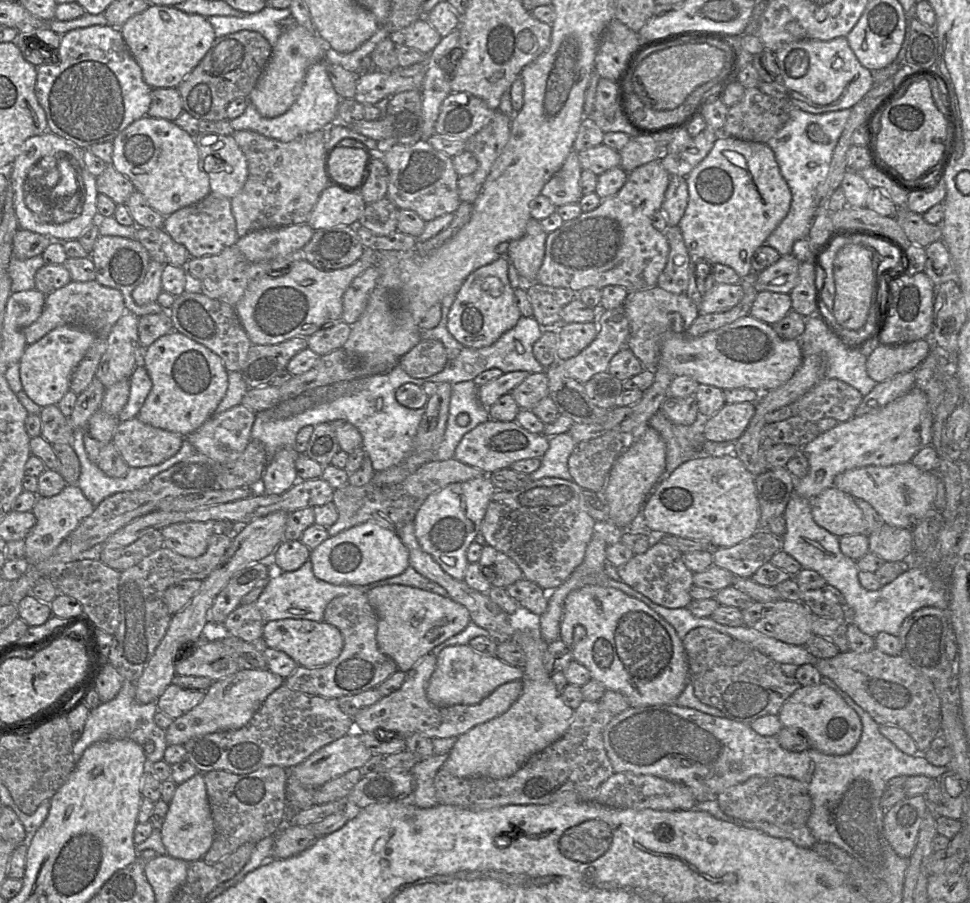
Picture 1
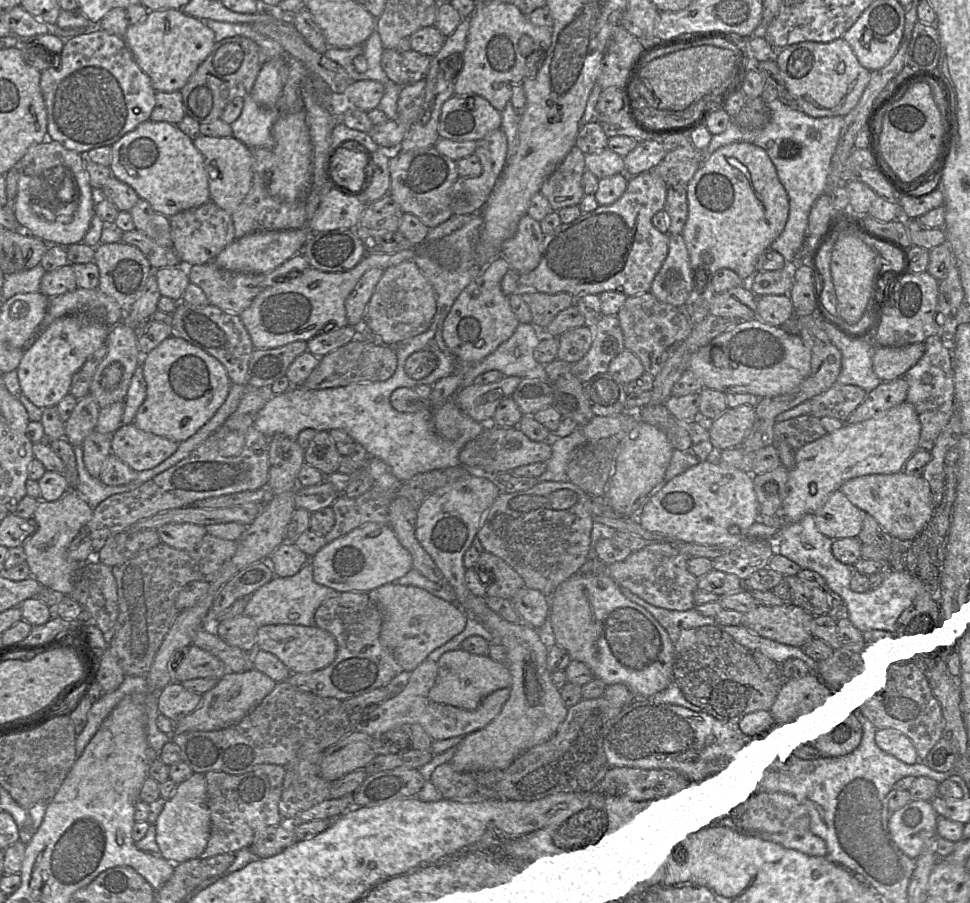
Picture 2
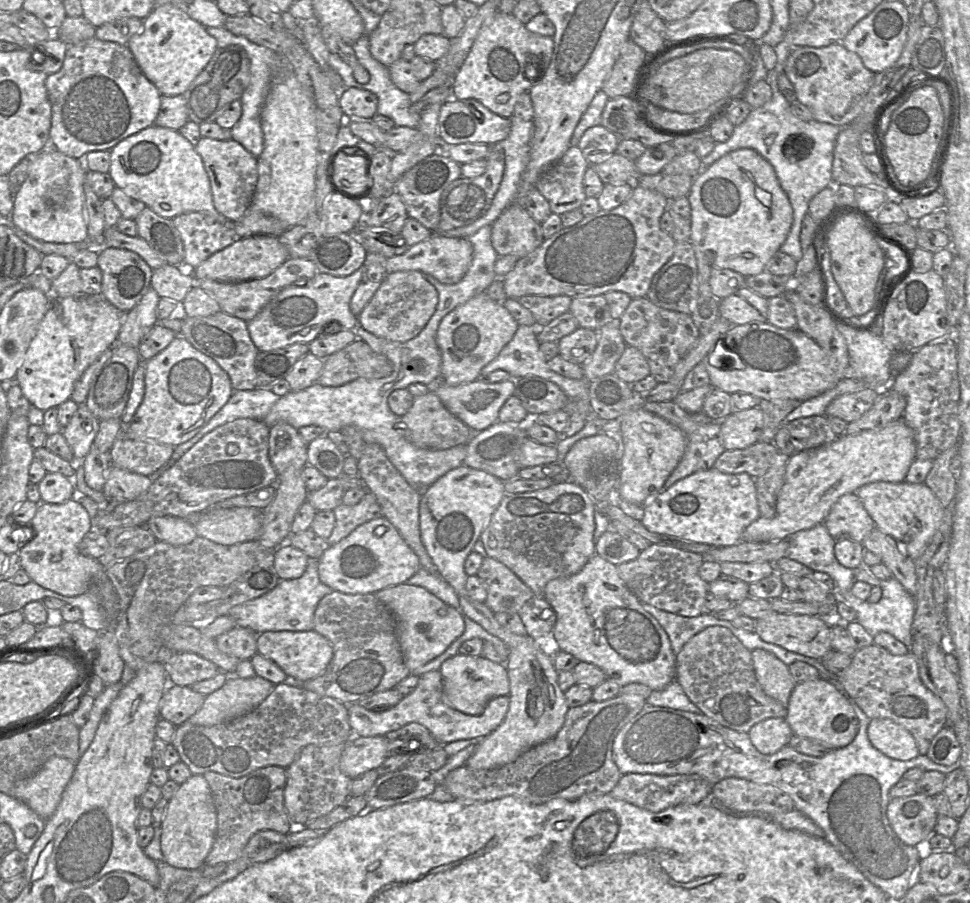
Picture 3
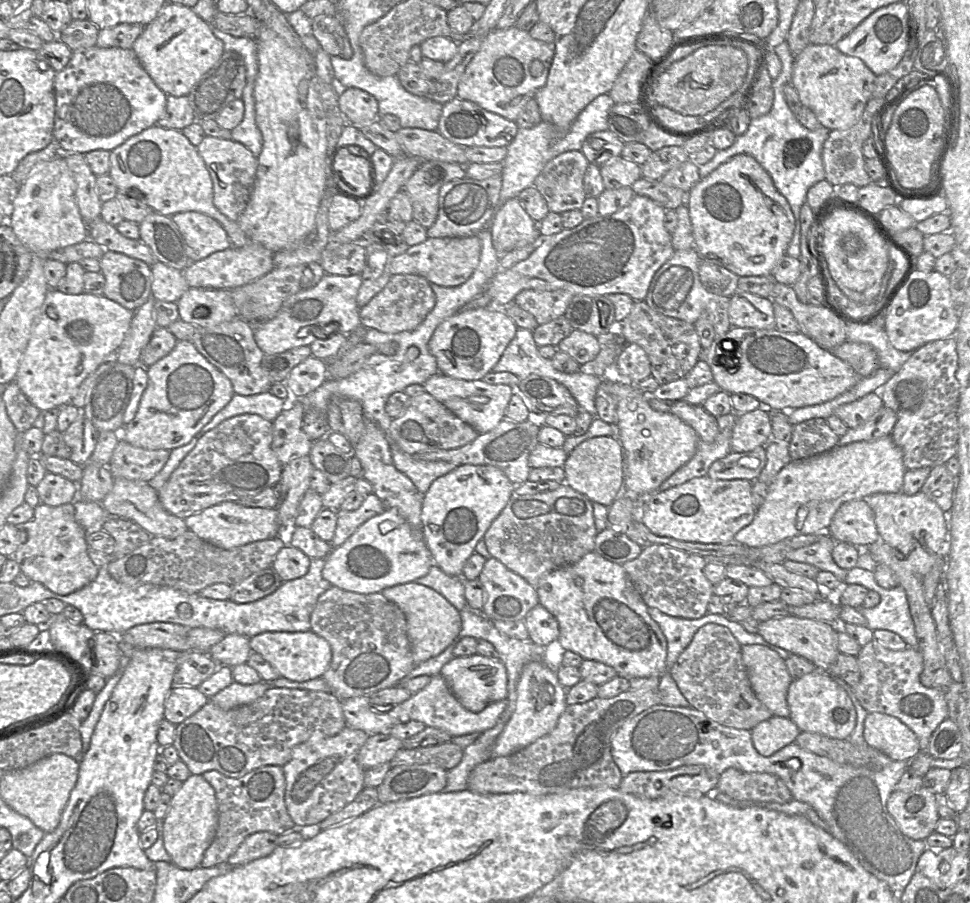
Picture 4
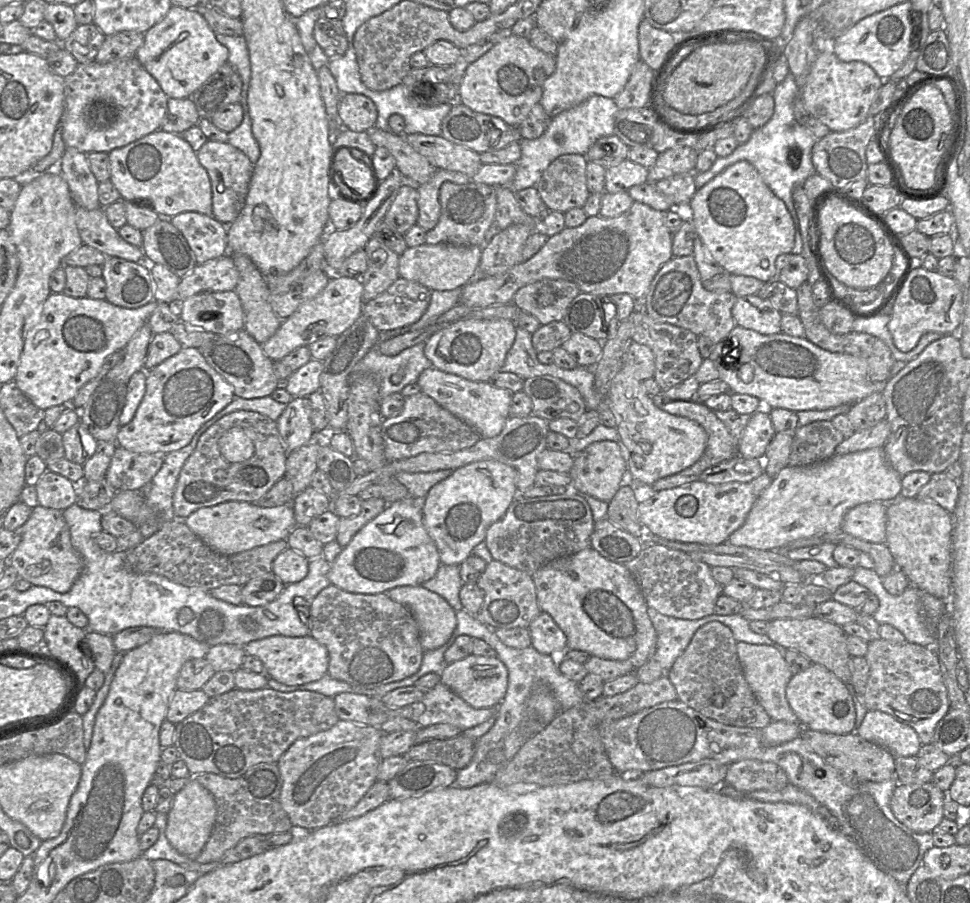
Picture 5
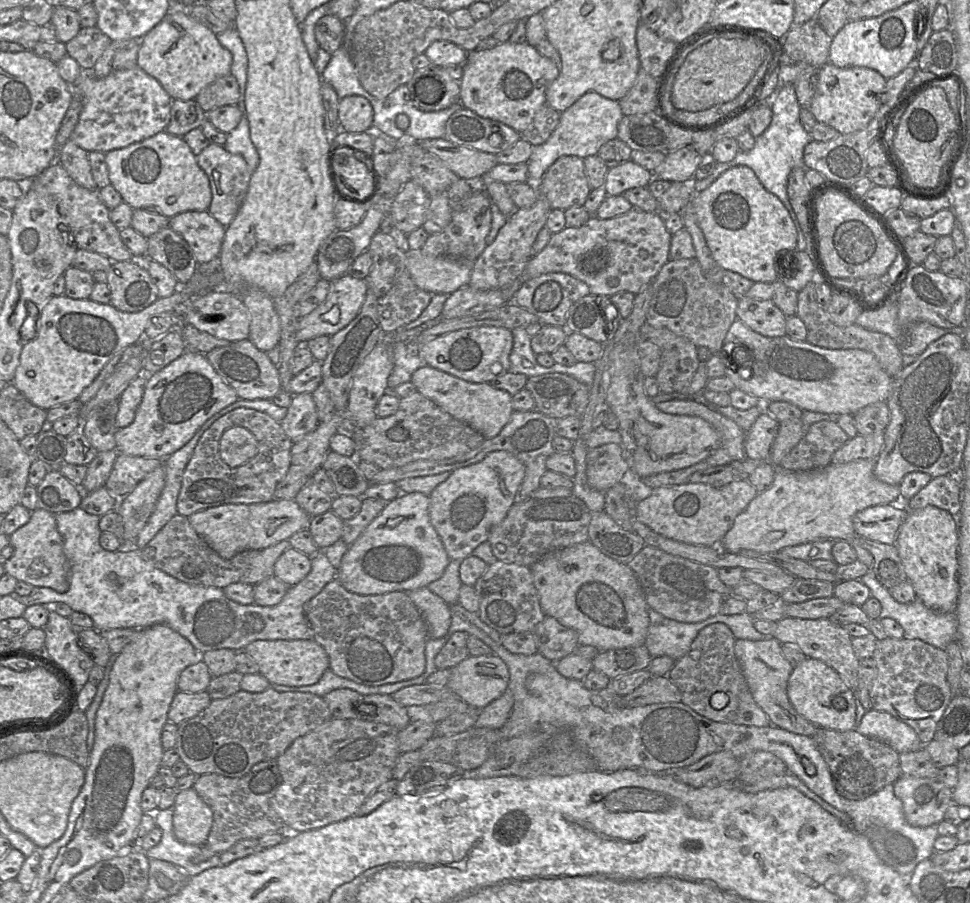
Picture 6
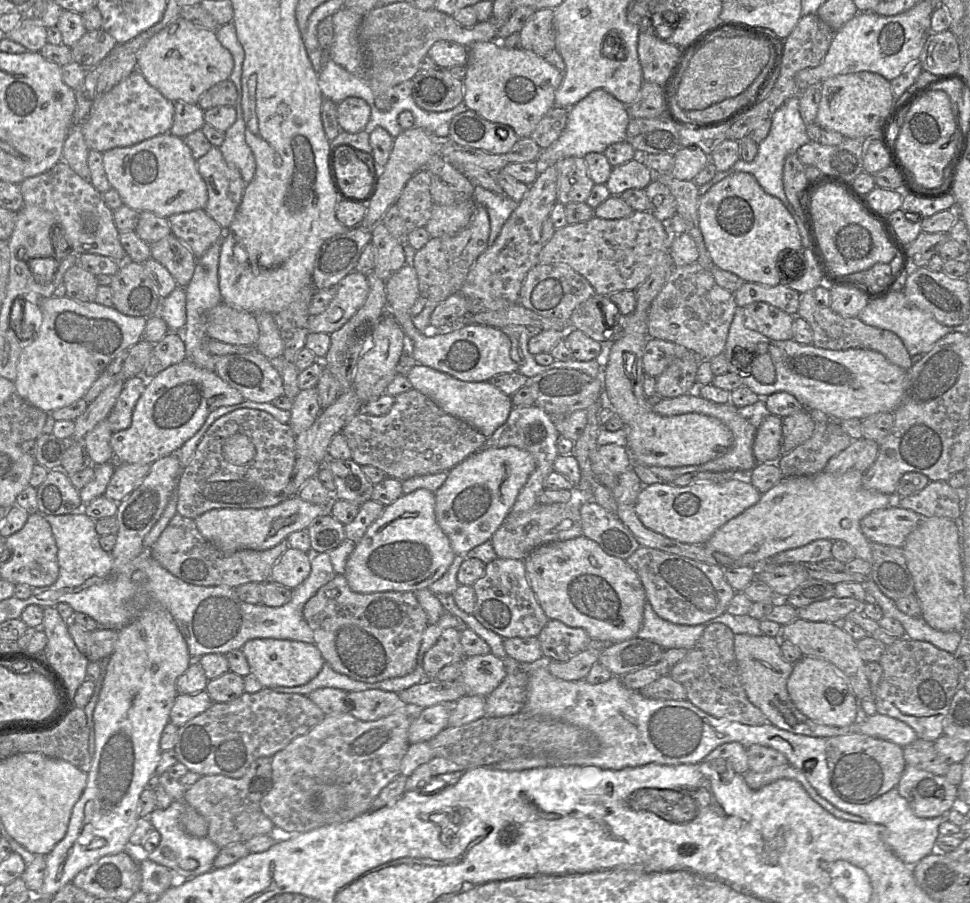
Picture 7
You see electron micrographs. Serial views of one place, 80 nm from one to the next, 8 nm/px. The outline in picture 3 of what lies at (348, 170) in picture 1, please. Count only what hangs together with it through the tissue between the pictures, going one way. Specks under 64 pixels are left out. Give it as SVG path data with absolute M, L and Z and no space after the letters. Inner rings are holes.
M339 150L333 164L336 184L349 192L361 192L366 185L365 161L365 155Z

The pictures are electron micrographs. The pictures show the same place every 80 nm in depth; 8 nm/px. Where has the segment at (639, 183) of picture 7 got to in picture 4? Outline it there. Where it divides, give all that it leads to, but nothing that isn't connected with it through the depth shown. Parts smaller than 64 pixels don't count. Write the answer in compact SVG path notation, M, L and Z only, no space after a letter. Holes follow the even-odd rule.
M619 156L600 167L605 189L632 187L642 177L641 166Z

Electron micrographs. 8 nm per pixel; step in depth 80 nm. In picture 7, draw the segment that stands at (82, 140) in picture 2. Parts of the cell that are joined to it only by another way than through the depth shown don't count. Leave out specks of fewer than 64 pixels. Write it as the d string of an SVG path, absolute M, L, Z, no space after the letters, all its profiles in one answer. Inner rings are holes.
M136 70L107 93L95 97L89 114L82 123L82 130L88 148L104 153L113 148L129 147L169 133L173 117L174 102L163 97Z

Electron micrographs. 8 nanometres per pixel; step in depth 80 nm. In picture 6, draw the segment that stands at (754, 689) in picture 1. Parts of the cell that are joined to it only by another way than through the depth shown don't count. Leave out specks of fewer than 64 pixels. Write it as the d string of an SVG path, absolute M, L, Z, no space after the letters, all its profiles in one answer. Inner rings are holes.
M724 623L706 626L698 633L690 650L675 662L667 676L679 689L681 702L710 720L747 726L768 726L771 722L753 699L736 659L735 640L731 629Z

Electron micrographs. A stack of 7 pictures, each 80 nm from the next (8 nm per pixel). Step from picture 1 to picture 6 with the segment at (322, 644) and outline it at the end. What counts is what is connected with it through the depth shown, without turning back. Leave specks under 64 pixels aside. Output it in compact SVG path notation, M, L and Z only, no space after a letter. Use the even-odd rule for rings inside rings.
M256 640L244 648L259 666L259 673L270 684L286 686L306 686L319 681L323 673L329 669L329 658L324 648L312 640Z

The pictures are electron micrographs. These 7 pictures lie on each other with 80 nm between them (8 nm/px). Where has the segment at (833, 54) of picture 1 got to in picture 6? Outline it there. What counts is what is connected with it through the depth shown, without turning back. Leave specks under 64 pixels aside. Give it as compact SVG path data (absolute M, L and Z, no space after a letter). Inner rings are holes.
M827 62L817 70L817 88L809 111L819 123L826 124L840 134L849 134L868 126L881 106L881 95L886 92L887 80L876 70L867 67L837 67Z

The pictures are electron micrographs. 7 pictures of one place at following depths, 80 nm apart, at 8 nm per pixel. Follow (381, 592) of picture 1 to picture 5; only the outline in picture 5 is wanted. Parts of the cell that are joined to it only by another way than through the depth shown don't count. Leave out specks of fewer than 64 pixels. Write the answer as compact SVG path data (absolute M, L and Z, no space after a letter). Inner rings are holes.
M422 585L400 586L387 591L386 594L392 600L408 607L414 615L420 630L420 642L424 652L437 649L450 639L457 624L456 611L443 597Z

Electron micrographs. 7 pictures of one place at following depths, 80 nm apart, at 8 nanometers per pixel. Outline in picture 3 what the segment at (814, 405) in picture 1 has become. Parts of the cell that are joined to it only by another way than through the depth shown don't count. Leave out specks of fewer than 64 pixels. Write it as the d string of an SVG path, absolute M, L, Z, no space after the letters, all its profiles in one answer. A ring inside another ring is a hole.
M864 389L859 392L841 395L829 403L825 416L837 417L846 423L853 422L872 407L879 395L879 391Z

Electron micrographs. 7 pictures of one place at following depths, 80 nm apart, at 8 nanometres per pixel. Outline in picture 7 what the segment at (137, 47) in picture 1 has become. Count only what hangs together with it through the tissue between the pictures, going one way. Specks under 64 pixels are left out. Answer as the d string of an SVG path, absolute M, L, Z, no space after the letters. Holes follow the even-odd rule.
M180 16L151 37L137 56L137 71L152 87L167 100L188 104L197 104L208 89L229 79L233 67L233 56L219 42L215 31Z

